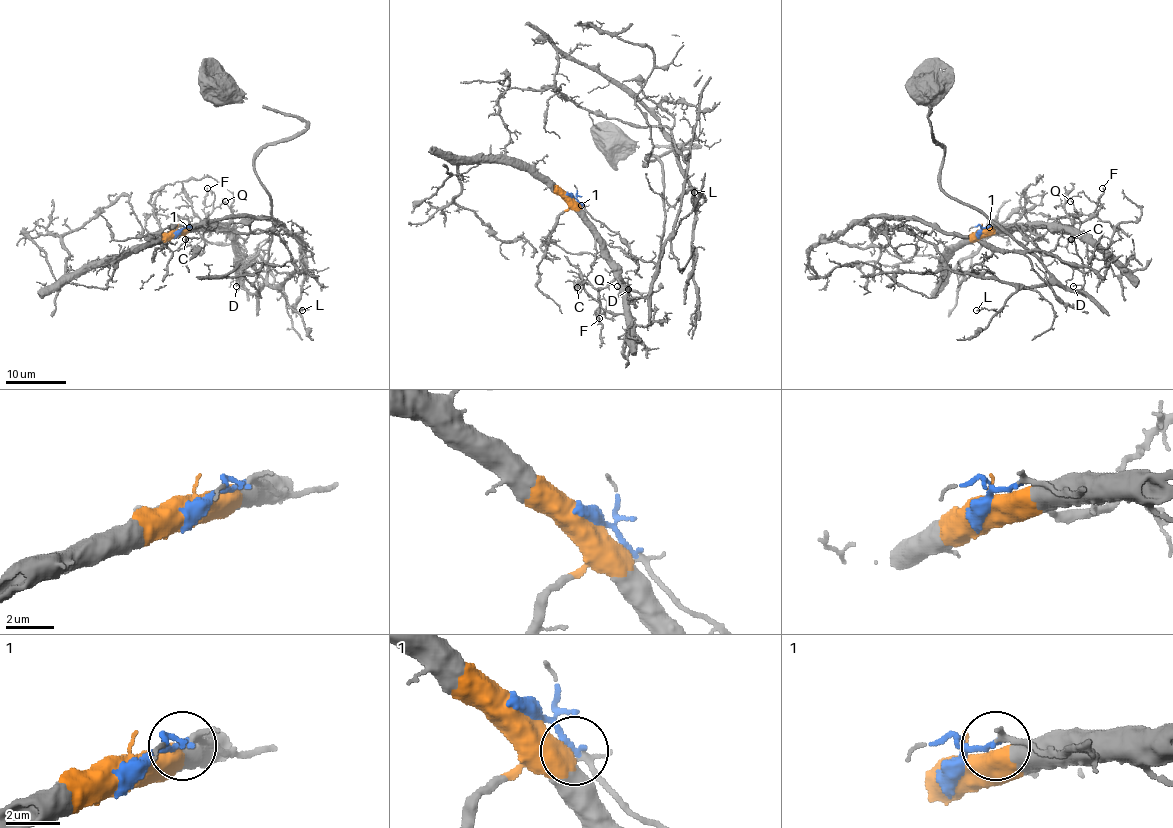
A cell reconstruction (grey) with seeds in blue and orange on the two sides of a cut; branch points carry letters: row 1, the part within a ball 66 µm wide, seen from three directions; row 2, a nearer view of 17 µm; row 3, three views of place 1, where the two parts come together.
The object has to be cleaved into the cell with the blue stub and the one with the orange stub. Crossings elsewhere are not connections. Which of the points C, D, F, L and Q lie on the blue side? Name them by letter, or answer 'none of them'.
D, L

